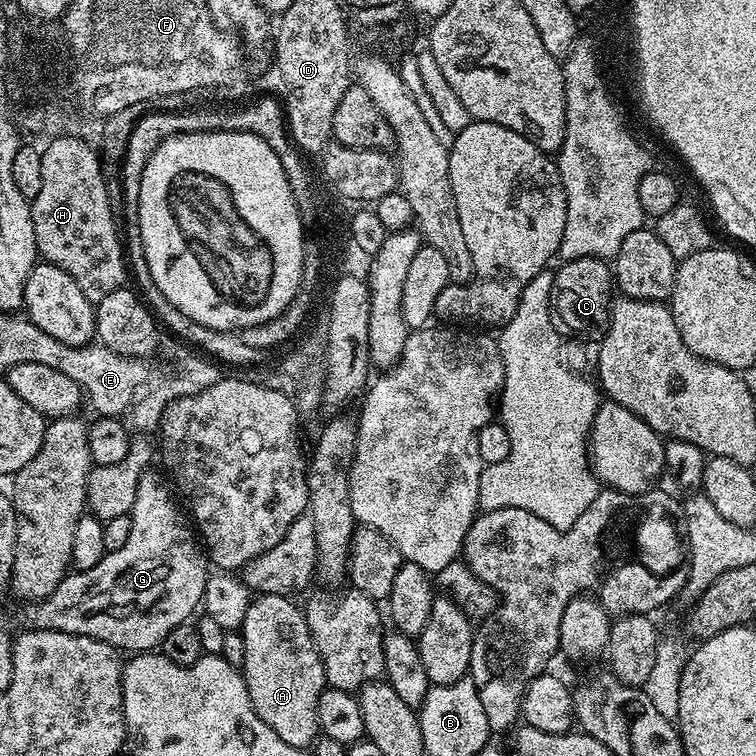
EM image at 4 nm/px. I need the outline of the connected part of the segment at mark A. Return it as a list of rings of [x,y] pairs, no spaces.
[[[278,594],[253,595],[242,629],[246,642],[242,671],[258,718],[262,718],[282,742],[308,750],[321,735],[318,698],[322,698],[326,681],[322,658],[312,641],[308,620],[303,607],[296,602]]]

